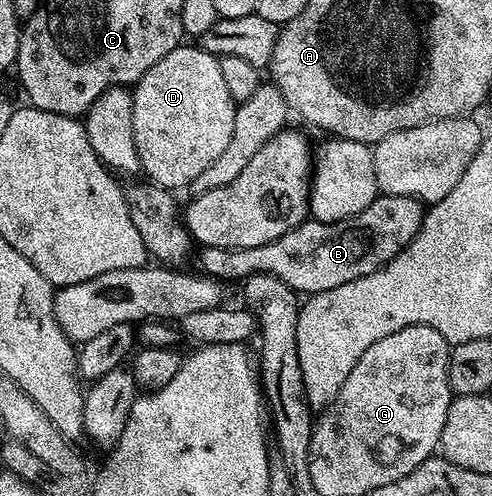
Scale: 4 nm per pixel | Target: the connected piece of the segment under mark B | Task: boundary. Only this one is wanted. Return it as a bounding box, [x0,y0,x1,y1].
[198,194,423,295]

